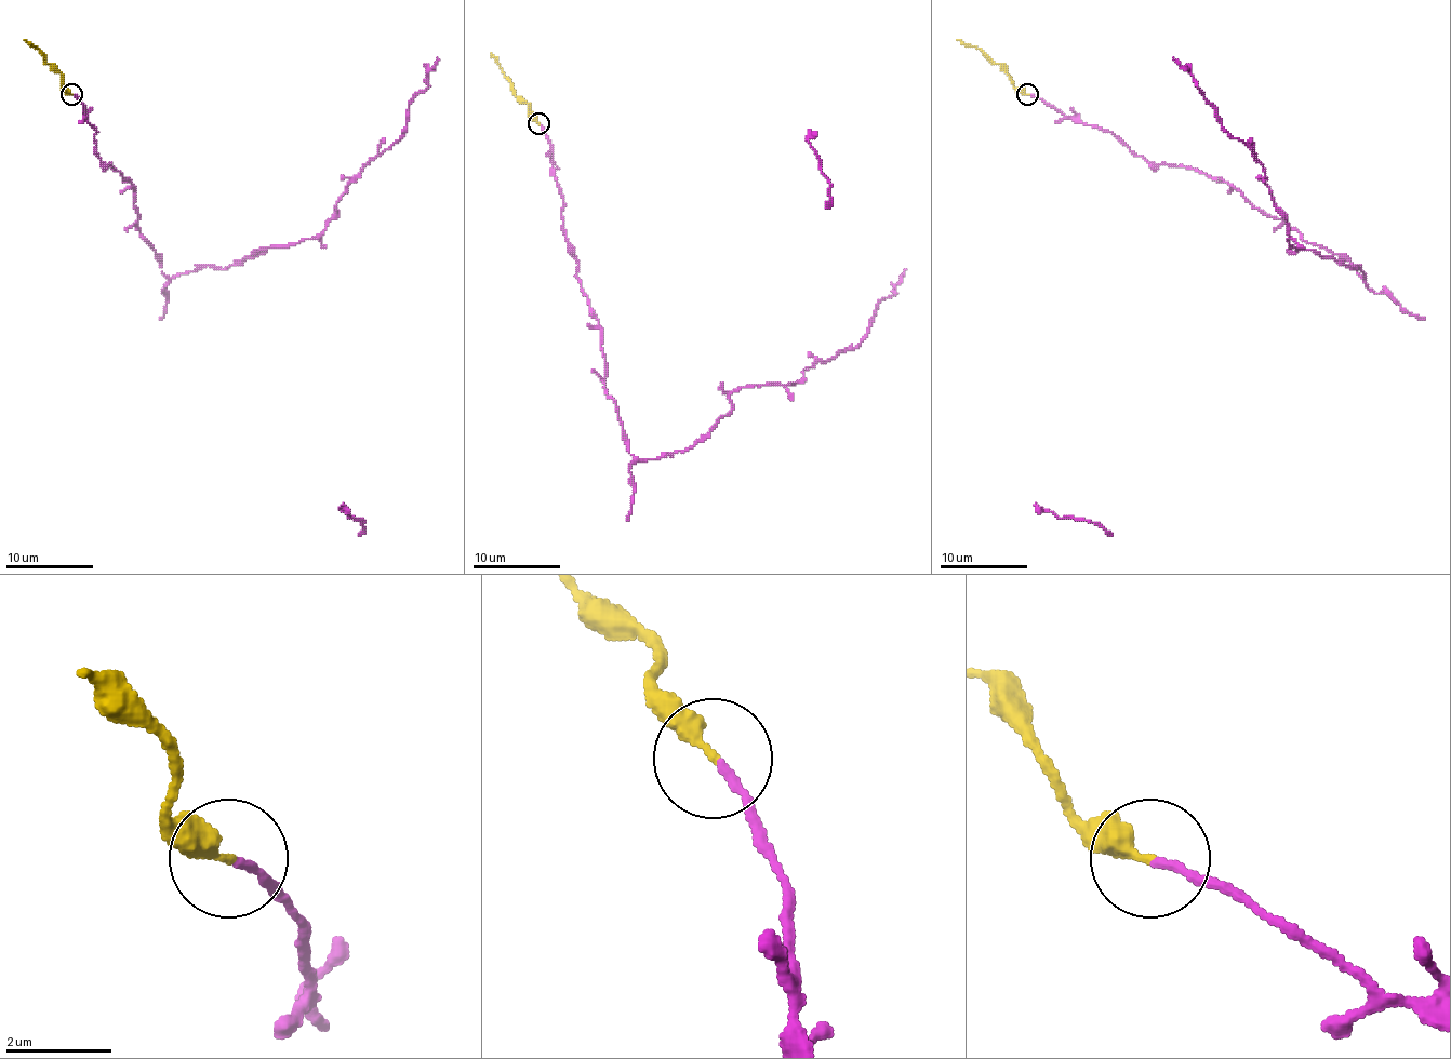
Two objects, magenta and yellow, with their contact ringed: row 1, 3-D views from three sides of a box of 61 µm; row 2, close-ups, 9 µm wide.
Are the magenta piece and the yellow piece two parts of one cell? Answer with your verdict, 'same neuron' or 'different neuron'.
different neuron

